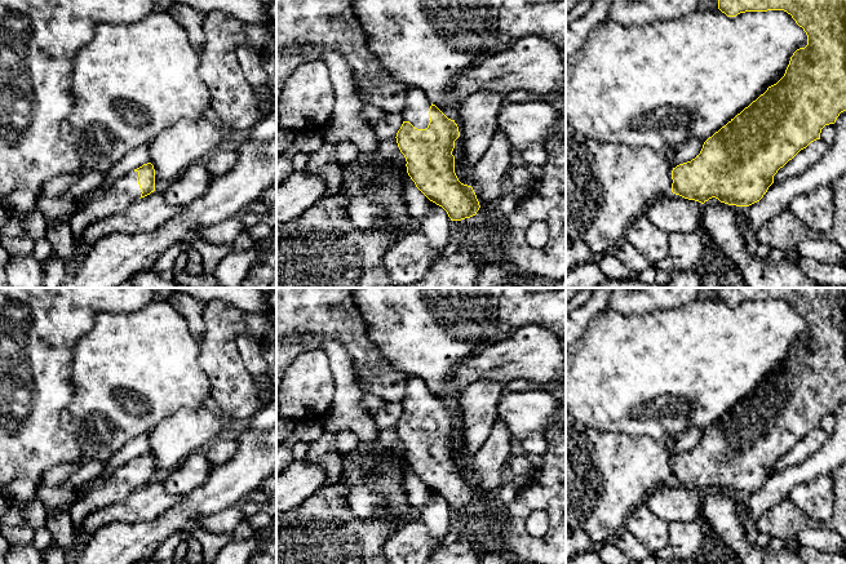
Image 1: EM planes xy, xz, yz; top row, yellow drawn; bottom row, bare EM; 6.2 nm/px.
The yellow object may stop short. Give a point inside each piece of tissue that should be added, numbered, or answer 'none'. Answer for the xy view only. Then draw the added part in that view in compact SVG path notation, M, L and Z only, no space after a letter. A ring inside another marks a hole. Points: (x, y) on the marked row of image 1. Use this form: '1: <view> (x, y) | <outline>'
1: xy (125, 190) | M130 172L118 178L107 190L107 195L99 200L87 204L83 209L74 213L70 218L70 226L76 243L80 243L80 235L85 227L99 221L108 214L118 214L125 210L132 203L141 197L141 188L137 181L138 172Z

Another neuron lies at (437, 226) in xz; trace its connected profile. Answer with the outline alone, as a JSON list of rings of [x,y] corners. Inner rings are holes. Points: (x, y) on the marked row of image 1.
[[[430,201],[426,216],[415,222],[415,228],[426,236],[430,249],[437,254],[442,254],[443,249],[451,243],[451,236],[455,232],[447,212],[433,201]]]

